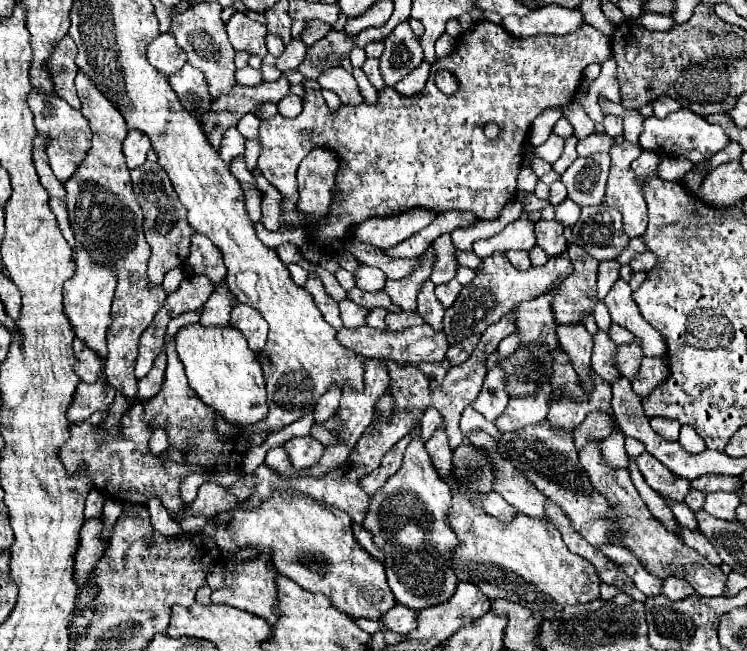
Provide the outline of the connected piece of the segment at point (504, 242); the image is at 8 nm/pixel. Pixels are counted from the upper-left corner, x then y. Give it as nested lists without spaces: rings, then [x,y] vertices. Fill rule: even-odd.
[[[522,212],[522,216],[516,222],[508,224],[500,234],[496,234],[488,240],[476,240],[474,254],[478,258],[484,258],[484,256],[490,256],[494,250],[500,250],[500,252],[532,250],[534,244],[536,244],[534,224],[528,220],[526,212]]]

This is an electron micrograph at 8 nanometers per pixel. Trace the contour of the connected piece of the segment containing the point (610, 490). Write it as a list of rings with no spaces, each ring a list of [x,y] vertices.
[[[590,440],[582,452],[580,452],[580,464],[582,468],[588,472],[592,486],[606,496],[608,502],[616,504],[616,520],[618,526],[626,530],[624,536],[624,546],[630,548],[646,566],[648,572],[652,572],[658,578],[668,578],[668,576],[682,576],[686,578],[692,588],[696,590],[698,596],[724,596],[724,588],[726,588],[726,574],[720,570],[720,566],[712,566],[708,560],[704,560],[704,556],[700,556],[696,550],[684,546],[676,534],[672,534],[670,530],[666,530],[646,508],[646,504],[642,502],[642,498],[638,496],[628,472],[624,472],[624,468],[608,468],[608,464],[604,464],[604,456],[600,456],[600,440]]]

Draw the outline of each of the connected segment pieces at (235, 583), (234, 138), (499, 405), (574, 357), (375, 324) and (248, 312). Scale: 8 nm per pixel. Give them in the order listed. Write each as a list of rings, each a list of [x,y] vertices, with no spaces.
[[[258,556],[256,560],[248,560],[248,562],[242,562],[232,570],[226,568],[226,580],[224,580],[224,588],[212,592],[212,602],[216,604],[228,604],[228,606],[234,606],[234,608],[240,608],[240,610],[246,610],[246,612],[252,612],[260,618],[264,618],[270,626],[276,624],[278,620],[278,612],[276,612],[276,600],[278,600],[278,588],[276,588],[276,578],[278,574],[268,568],[268,562],[270,556]]]
[[[236,126],[228,128],[228,132],[224,132],[224,138],[220,142],[220,158],[230,164],[236,158],[244,158],[246,152],[246,138],[238,132]]]
[[[494,366],[484,380],[482,392],[476,400],[476,404],[472,404],[474,410],[478,410],[480,414],[484,414],[486,420],[496,420],[496,416],[500,416],[500,412],[504,412],[508,404],[508,394],[504,390],[504,372]]]
[[[574,324],[574,326],[558,326],[558,340],[562,350],[570,356],[572,366],[580,378],[580,386],[584,388],[586,394],[592,394],[594,382],[592,382],[592,346],[594,338],[592,334],[584,328],[584,324]]]
[[[372,308],[372,310],[368,310],[366,324],[372,328],[378,328],[378,330],[386,330],[386,324],[384,324],[386,314],[388,314],[388,310],[384,310],[384,308]]]
[[[240,302],[234,304],[230,312],[230,326],[238,328],[244,334],[250,350],[260,352],[264,348],[268,336],[268,324],[264,324],[264,318],[254,308],[248,308],[246,304]]]

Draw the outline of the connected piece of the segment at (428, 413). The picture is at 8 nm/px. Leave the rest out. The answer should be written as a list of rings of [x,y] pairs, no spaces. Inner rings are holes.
[[[426,408],[424,410],[424,416],[422,416],[421,426],[421,437],[424,442],[432,436],[432,432],[442,424],[442,416],[436,412],[436,408]]]

